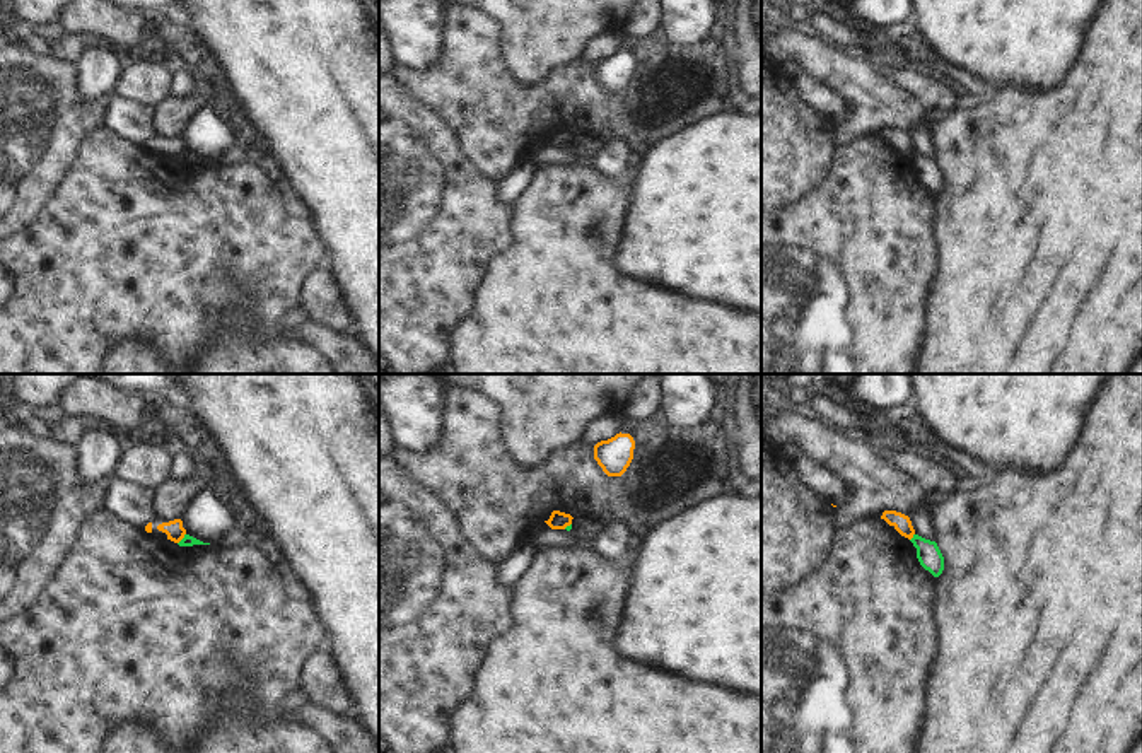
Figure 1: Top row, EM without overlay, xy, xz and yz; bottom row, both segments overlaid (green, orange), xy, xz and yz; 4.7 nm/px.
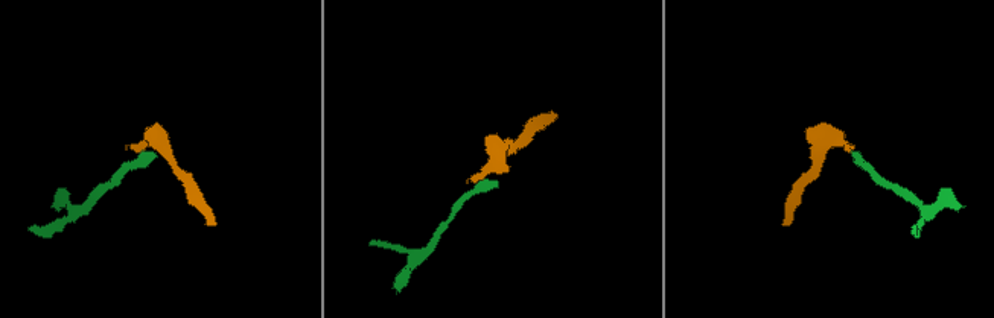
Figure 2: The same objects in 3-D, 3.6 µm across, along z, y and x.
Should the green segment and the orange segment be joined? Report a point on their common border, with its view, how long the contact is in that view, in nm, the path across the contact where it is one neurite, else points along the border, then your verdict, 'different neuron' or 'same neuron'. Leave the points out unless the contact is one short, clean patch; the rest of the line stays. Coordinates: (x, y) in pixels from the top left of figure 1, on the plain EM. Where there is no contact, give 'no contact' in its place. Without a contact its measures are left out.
xy (183, 156) | 70 nm | along xy (185, 151), (178, 161) | different neuron

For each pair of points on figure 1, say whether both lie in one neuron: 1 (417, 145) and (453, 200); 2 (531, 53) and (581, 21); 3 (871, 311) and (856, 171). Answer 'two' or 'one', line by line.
1: one
2: one
3: one

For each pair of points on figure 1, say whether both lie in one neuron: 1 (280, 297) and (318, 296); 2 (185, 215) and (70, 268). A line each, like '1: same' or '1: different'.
1: different
2: same

